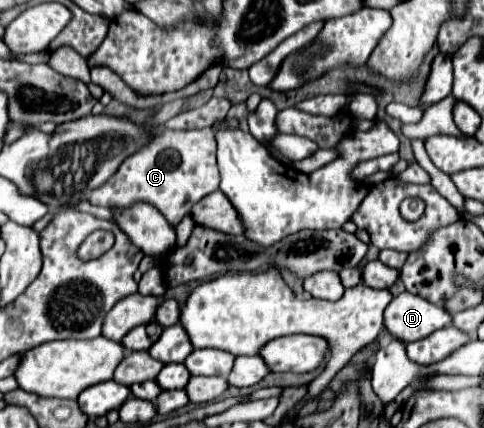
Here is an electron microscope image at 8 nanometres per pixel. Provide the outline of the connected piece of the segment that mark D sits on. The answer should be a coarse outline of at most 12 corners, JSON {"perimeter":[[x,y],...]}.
{"perimeter":[[407,291],[385,309],[385,329],[405,345],[449,323],[443,307]]}

